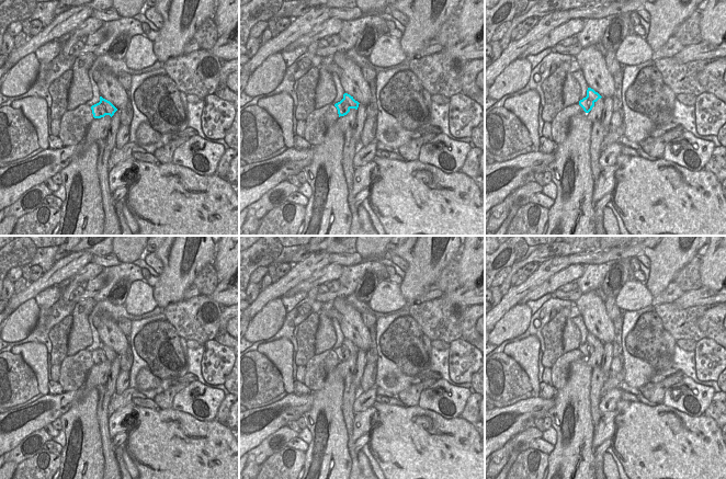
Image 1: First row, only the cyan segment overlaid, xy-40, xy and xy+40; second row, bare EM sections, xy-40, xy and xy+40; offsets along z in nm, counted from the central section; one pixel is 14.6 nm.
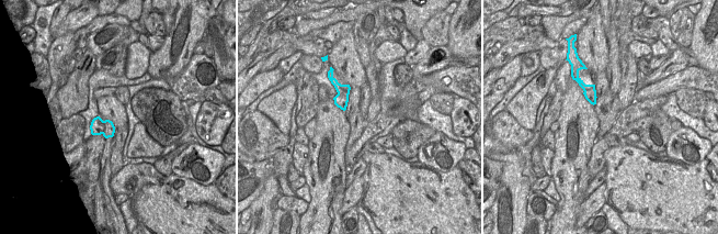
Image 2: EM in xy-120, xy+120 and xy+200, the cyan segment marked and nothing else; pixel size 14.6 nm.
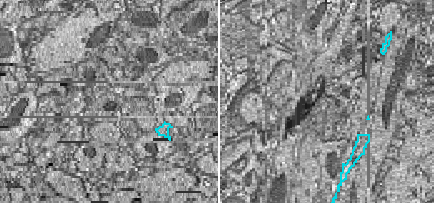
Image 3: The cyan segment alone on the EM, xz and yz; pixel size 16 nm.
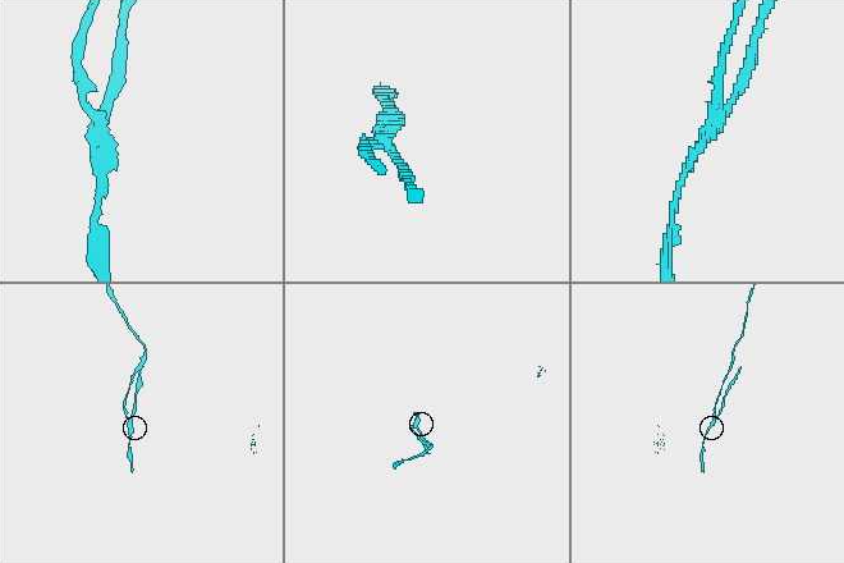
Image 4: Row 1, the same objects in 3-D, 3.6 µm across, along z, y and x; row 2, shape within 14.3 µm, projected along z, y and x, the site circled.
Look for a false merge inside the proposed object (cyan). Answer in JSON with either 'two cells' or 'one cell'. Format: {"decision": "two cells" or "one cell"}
{"decision": "two cells"}

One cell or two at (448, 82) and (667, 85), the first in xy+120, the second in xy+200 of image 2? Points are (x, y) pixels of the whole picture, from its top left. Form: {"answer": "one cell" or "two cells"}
{"answer": "one cell"}

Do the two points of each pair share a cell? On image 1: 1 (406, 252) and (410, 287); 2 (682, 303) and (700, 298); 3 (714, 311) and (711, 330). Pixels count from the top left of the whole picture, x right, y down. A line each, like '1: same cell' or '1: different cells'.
1: same cell
2: same cell
3: same cell

